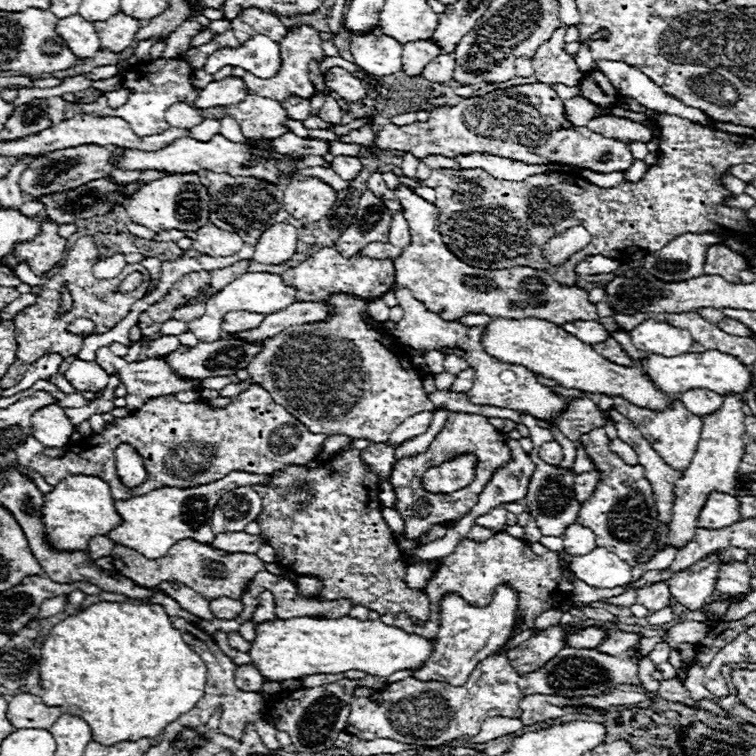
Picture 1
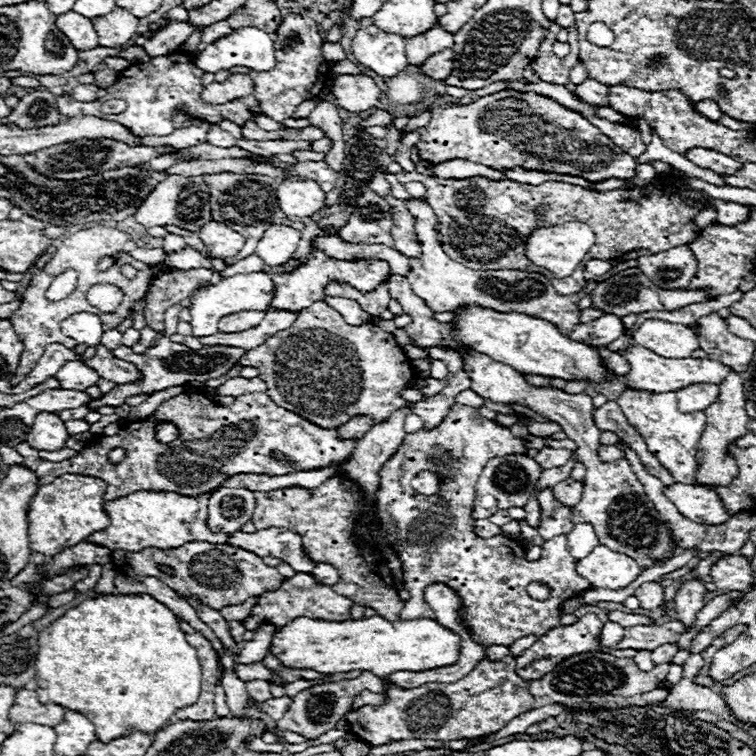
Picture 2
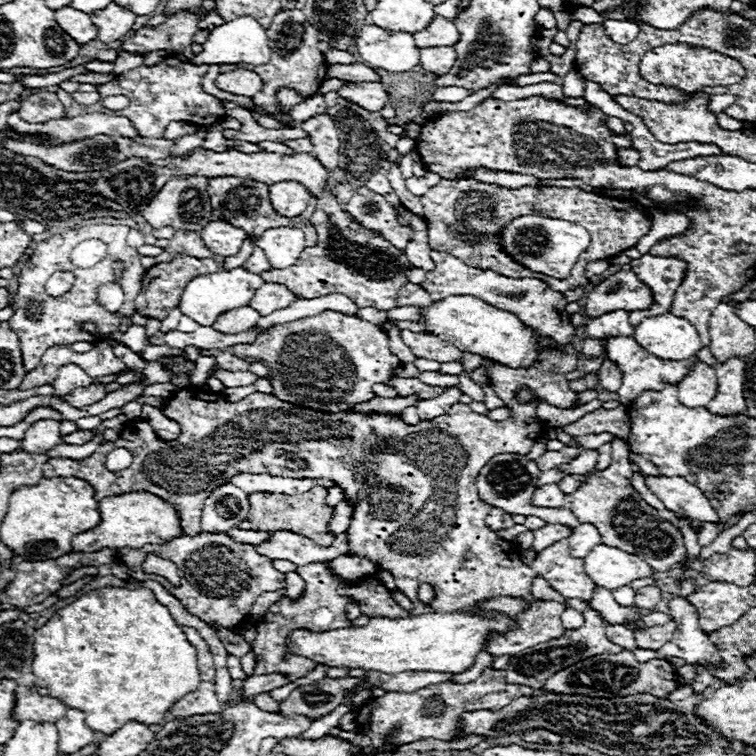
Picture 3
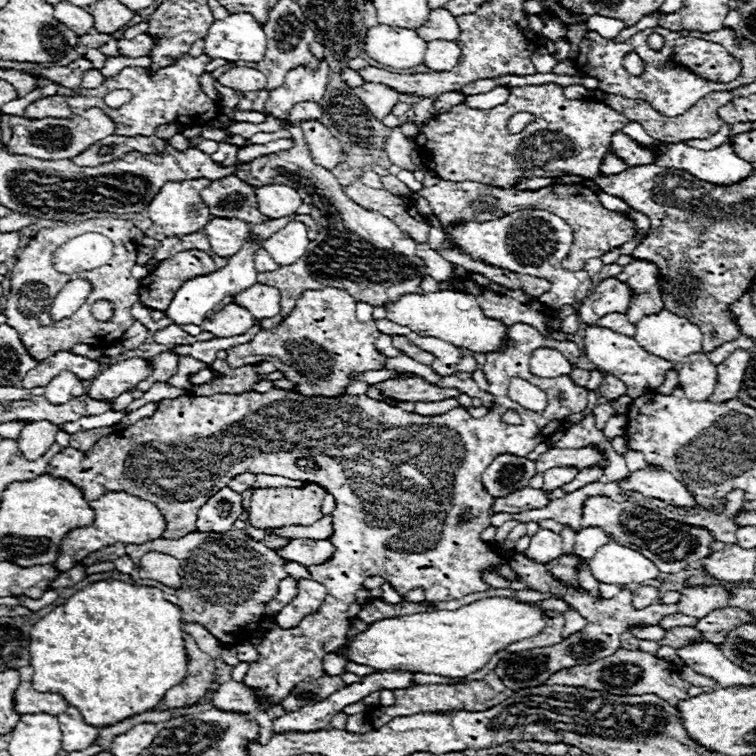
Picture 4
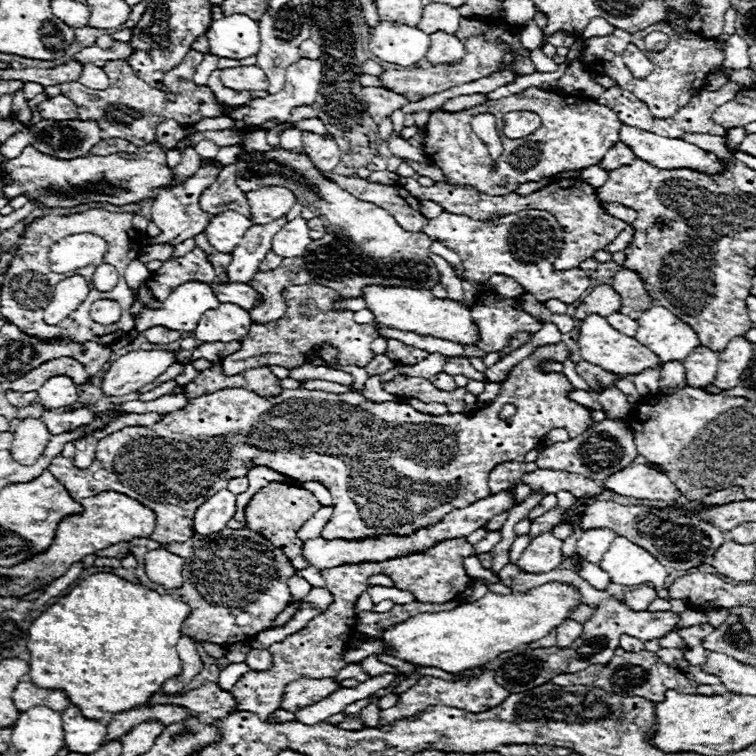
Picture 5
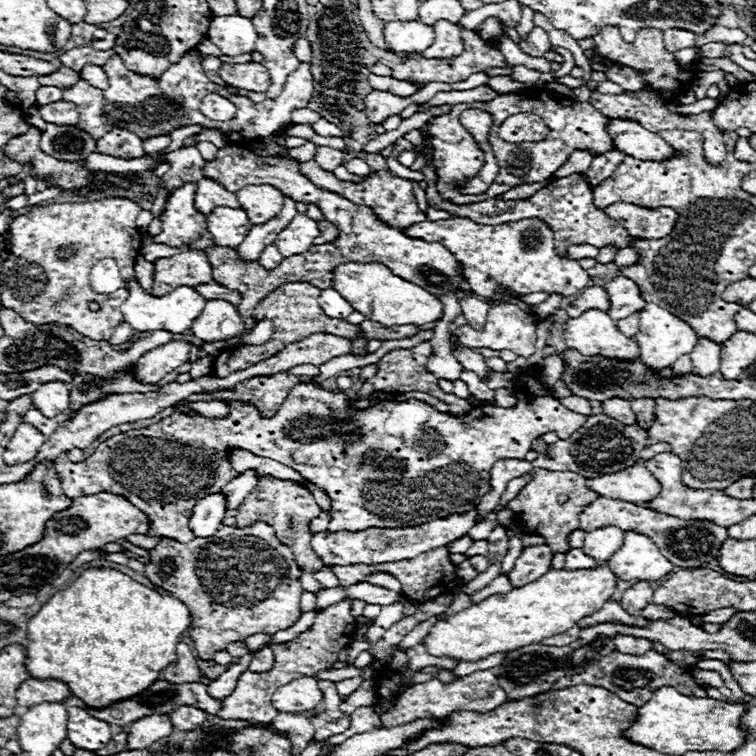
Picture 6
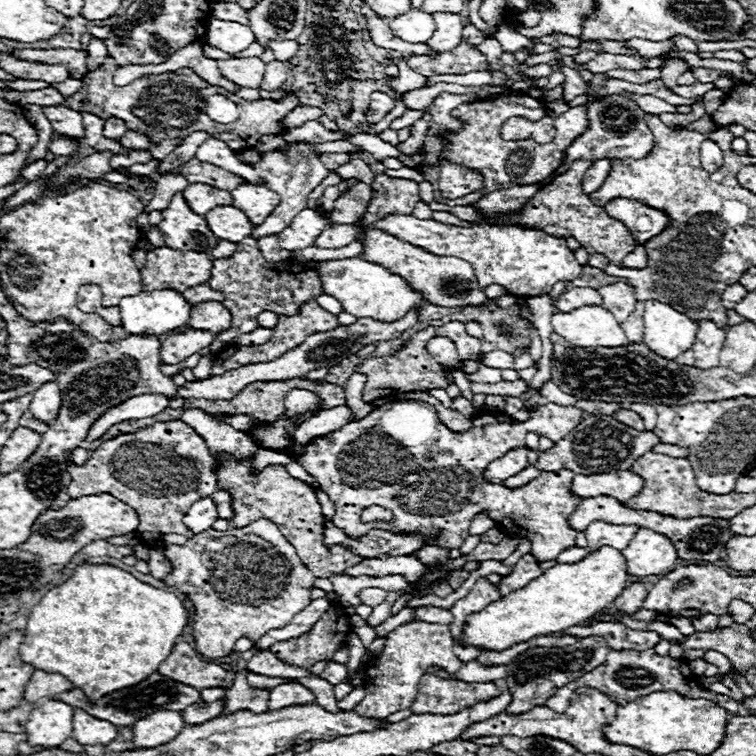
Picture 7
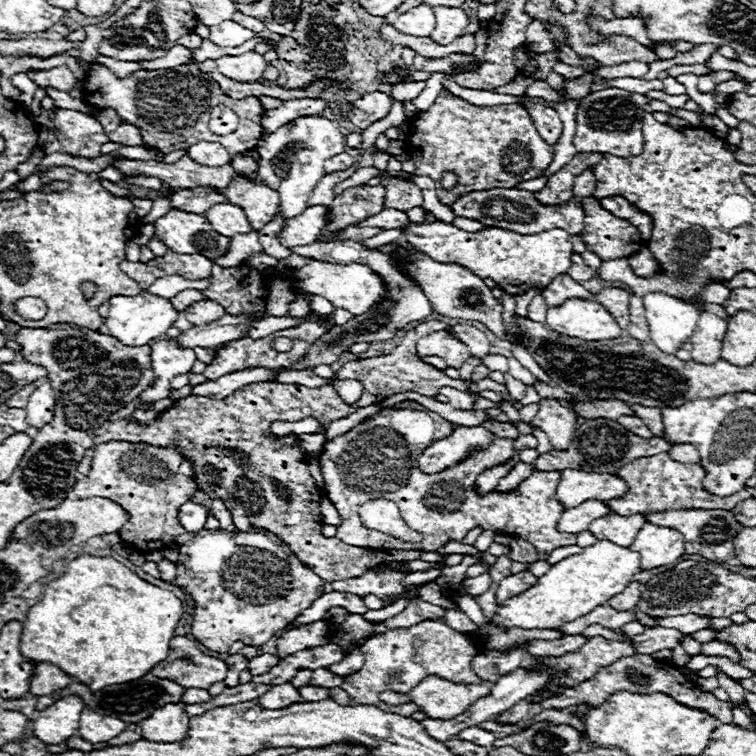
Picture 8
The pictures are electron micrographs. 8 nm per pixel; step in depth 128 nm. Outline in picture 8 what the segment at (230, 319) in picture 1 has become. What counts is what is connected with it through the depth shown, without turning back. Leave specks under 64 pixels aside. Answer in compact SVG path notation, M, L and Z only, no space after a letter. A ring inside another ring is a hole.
M200 300L200 302L194 302L190 304L186 310L184 310L184 316L194 324L194 326L202 326L202 324L208 324L212 320L218 320L224 312L224 308L212 300Z

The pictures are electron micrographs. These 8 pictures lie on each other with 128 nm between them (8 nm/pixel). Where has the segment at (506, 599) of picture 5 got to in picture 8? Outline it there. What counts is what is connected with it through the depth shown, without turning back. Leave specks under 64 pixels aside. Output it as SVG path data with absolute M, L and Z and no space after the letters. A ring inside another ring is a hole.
M598 540L594 546L582 550L582 554L568 556L558 564L550 566L550 570L538 578L538 582L526 592L506 600L496 616L492 618L498 626L516 626L524 630L534 628L560 628L566 622L572 622L596 606L602 606L626 588L632 582L632 576L640 572L640 554L618 546L610 540Z

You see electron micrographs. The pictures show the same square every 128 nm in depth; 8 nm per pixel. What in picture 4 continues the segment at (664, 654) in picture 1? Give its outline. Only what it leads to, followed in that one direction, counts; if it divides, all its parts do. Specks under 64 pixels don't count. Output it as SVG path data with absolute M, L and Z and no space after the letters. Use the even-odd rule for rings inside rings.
M698 642L678 650L678 656L684 660L686 666L680 666L682 680L690 682L692 686L752 686L752 674L734 662L730 662L716 644Z

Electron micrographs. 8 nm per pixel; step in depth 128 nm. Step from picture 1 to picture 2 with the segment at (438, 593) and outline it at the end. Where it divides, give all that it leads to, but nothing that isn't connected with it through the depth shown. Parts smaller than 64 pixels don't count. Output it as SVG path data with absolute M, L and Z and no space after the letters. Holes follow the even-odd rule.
M454 404L446 414L446 420L436 428L406 434L394 456L378 472L380 486L374 492L374 514L386 530L388 542L398 552L402 562L402 582L410 592L410 600L400 614L402 620L434 616L434 610L422 596L426 586L442 582L460 596L464 622L478 644L510 646L518 638L530 634L540 638L550 628L560 626L560 604L592 588L588 580L578 576L576 560L570 556L566 536L544 542L542 556L530 562L516 540L506 536L480 538L474 532L472 506L478 476L490 458L508 454L526 454L526 442L516 438L510 428L482 418L476 408ZM422 470L432 470L442 476L440 490L432 496L418 494L410 486L410 480ZM534 580L550 586L552 596L548 600L538 602L528 596L526 586Z

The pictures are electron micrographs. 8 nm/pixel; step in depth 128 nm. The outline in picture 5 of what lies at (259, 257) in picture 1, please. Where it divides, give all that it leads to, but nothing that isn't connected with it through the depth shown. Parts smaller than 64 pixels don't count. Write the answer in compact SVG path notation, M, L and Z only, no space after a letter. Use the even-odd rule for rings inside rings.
M294 218L282 226L282 230L272 240L272 252L282 258L298 258L304 254L306 246L312 242L308 220Z

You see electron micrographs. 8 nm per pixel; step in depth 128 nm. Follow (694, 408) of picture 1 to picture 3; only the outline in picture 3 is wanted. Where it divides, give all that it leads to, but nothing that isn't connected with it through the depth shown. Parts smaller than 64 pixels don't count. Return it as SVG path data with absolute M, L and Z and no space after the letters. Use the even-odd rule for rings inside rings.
M696 358L694 368L678 382L678 398L688 408L706 406L716 396L716 372Z

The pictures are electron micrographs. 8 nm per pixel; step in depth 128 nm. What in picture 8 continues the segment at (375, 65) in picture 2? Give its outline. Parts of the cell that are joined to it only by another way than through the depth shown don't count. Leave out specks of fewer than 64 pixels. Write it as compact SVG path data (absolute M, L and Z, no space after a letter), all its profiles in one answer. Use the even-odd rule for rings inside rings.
M420 4L402 16L398 16L392 24L396 30L412 36L430 36L432 30L436 28L436 16L434 10L426 4Z

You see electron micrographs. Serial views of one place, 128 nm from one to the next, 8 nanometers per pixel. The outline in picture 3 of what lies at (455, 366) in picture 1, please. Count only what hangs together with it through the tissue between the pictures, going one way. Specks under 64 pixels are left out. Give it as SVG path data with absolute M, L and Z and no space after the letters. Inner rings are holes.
M402 330L400 338L418 358L430 358L430 360L460 360L462 358L462 352L456 346L432 334L414 334L410 330Z

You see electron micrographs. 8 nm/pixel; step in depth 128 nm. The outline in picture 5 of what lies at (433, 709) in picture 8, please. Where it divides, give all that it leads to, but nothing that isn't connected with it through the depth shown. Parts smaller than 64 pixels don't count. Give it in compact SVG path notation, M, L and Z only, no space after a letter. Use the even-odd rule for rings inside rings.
M486 670L480 676L464 678L464 680L458 680L458 682L448 682L448 680L442 680L442 678L422 676L416 686L412 686L408 692L400 694L396 706L380 712L380 724L390 724L394 720L410 718L410 716L426 710L428 706L438 706L438 704L454 706L454 708L460 708L460 710L466 710L466 712L474 712L474 714L476 712L486 712L486 710L502 704L502 700L506 700L506 696L510 696L510 692L506 692L506 688L496 684L492 670Z

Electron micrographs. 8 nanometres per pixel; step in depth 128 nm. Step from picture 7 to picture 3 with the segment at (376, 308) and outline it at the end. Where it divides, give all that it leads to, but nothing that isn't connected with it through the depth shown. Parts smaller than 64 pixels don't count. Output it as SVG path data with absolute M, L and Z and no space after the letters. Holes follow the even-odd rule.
M448 296L428 306L422 306L420 322L428 328L430 334L440 336L442 340L456 342L458 350L478 354L494 362L502 362L510 368L530 366L534 360L538 360L536 342L540 342L542 346L558 348L558 344L554 344L552 340L540 338L540 334L534 328L522 324L514 314L498 310L474 296Z

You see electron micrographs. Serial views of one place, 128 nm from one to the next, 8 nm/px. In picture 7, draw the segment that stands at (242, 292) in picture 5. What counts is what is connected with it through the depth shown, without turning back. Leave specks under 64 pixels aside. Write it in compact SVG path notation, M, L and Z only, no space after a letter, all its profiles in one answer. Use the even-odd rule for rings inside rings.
M202 284L184 290L182 296L184 296L184 300L186 300L188 304L192 304L192 306L194 306L194 304L200 304L202 300L222 300L222 294L220 294L220 292L214 292L212 288L202 286Z

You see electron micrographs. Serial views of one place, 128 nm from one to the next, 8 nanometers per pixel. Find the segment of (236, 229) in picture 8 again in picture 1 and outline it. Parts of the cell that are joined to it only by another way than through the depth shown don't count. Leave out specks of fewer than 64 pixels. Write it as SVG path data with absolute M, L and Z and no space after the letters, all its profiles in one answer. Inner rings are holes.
M214 224L202 226L200 230L194 232L192 238L194 238L192 246L198 252L204 252L208 256L232 256L244 246L244 242L238 234L220 230Z

